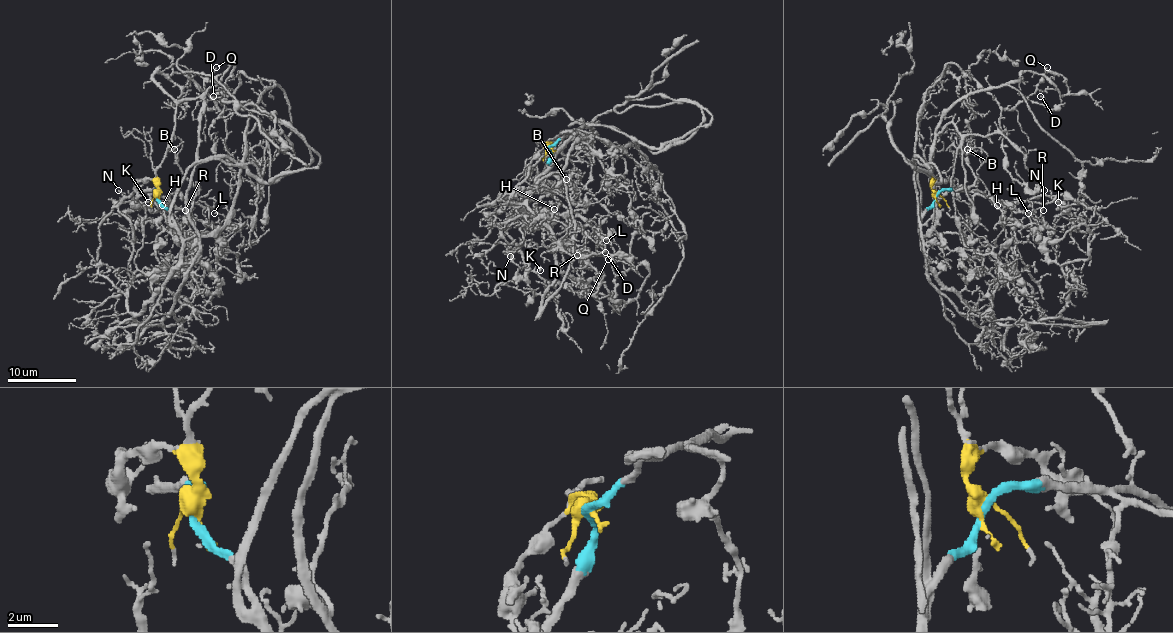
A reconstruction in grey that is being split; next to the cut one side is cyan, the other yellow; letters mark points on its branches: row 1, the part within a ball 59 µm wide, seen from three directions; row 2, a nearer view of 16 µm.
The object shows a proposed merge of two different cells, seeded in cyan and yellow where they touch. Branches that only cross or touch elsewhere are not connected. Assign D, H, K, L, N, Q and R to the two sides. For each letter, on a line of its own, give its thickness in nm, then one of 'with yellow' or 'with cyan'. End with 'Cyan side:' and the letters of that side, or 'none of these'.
D: 120 nm | with yellow
H: 110 nm | with cyan
K: 150 nm | with cyan
L: 120 nm | with cyan
N: 120 nm | with cyan
Q: 110 nm | with yellow
R: 150 nm | with cyan
Cyan side: H, K, L, N, R

